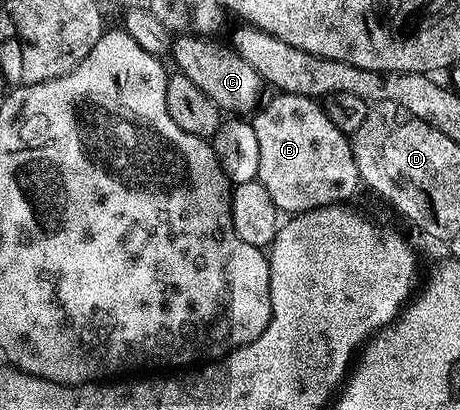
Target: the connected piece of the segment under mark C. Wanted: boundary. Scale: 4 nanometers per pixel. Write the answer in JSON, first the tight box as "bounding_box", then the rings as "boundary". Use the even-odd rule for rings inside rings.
{"bounding_box":[172,36,264,116],"boundary":[[[193,36],[175,37],[172,42],[172,59],[178,65],[175,67],[188,76],[188,80],[192,80],[192,84],[196,84],[196,88],[200,88],[200,92],[204,92],[204,96],[208,96],[208,100],[212,100],[219,111],[233,112],[238,116],[249,115],[249,110],[257,111],[260,106],[258,97],[264,89],[263,78],[235,49],[220,46],[217,42]]]}

